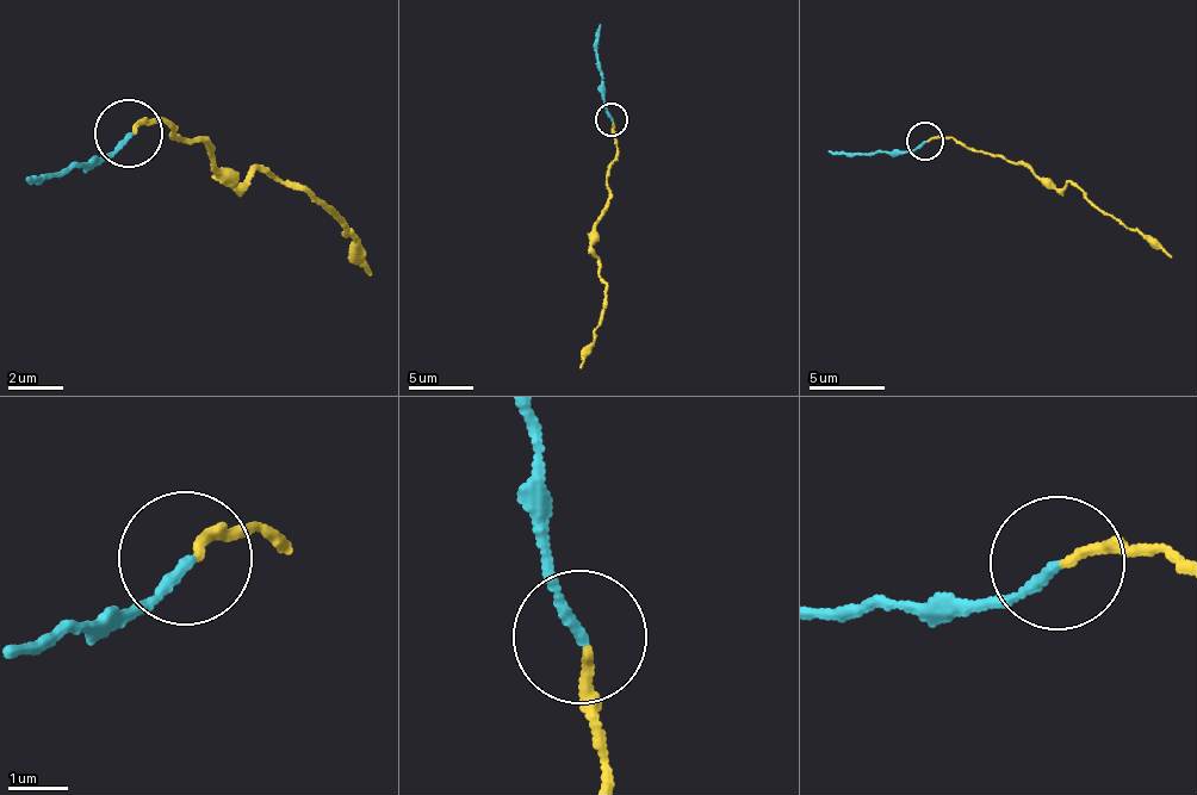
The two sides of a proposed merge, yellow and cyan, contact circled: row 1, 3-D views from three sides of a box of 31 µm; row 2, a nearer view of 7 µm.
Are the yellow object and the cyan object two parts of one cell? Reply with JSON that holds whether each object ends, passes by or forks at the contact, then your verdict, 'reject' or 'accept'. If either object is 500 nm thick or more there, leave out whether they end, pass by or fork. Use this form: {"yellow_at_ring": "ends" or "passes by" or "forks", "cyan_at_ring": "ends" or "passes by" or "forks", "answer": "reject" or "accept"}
{"yellow_at_ring": "ends", "cyan_at_ring": "ends", "answer": "accept"}

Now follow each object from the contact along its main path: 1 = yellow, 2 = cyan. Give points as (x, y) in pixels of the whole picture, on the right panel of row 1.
1: (924, 141), (955, 138), (973, 150), (1005, 156), (1056, 187), (1075, 181), (1087, 203), (1137, 228), (1172, 259)
2: (926, 140), (915, 150), (875, 155), (828, 149)

